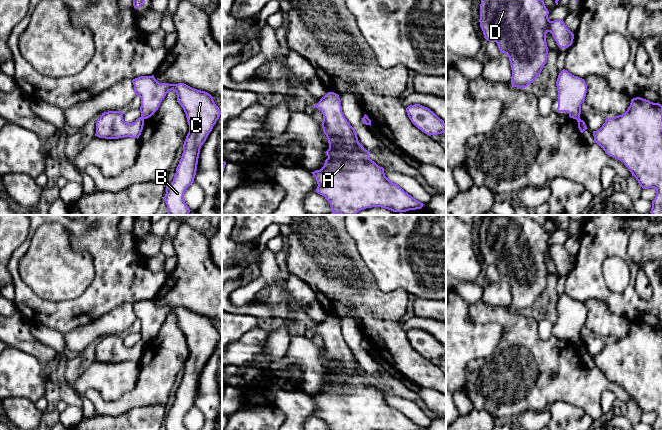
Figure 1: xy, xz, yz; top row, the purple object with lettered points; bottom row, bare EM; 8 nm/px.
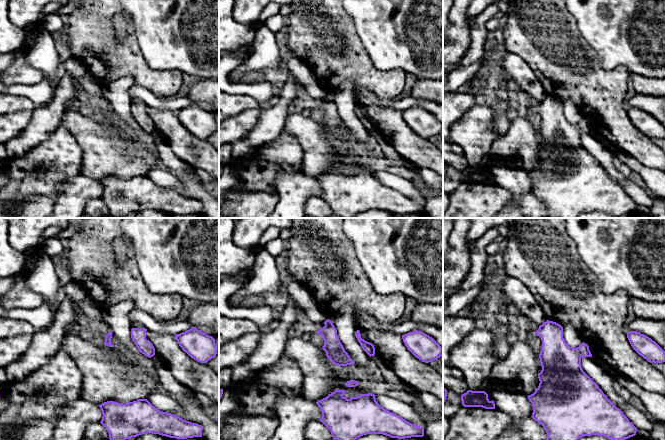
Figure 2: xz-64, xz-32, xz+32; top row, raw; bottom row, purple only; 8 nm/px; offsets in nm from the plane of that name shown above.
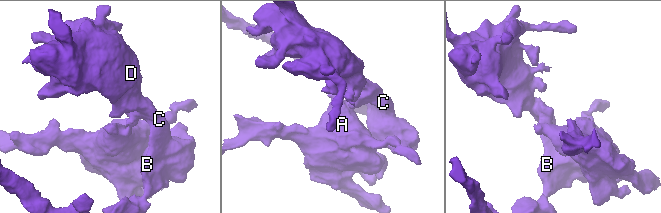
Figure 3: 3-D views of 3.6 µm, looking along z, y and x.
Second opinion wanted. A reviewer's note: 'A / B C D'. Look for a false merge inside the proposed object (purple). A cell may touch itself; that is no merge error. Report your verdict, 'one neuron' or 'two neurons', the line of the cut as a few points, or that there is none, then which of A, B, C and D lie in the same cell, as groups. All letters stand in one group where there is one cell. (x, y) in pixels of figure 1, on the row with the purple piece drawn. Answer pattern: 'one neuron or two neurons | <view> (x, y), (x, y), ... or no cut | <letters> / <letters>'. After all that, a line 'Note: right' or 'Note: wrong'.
two neurons | yz (579, 117), (576, 119) | A / B C D
Note: right

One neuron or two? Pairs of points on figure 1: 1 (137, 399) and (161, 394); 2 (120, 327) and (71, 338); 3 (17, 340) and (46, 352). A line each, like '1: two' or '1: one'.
1: one
2: one
3: one

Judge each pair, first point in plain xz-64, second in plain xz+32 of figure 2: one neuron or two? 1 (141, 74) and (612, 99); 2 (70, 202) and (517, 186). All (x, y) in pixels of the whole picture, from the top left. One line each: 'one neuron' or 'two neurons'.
1: one neuron
2: one neuron

